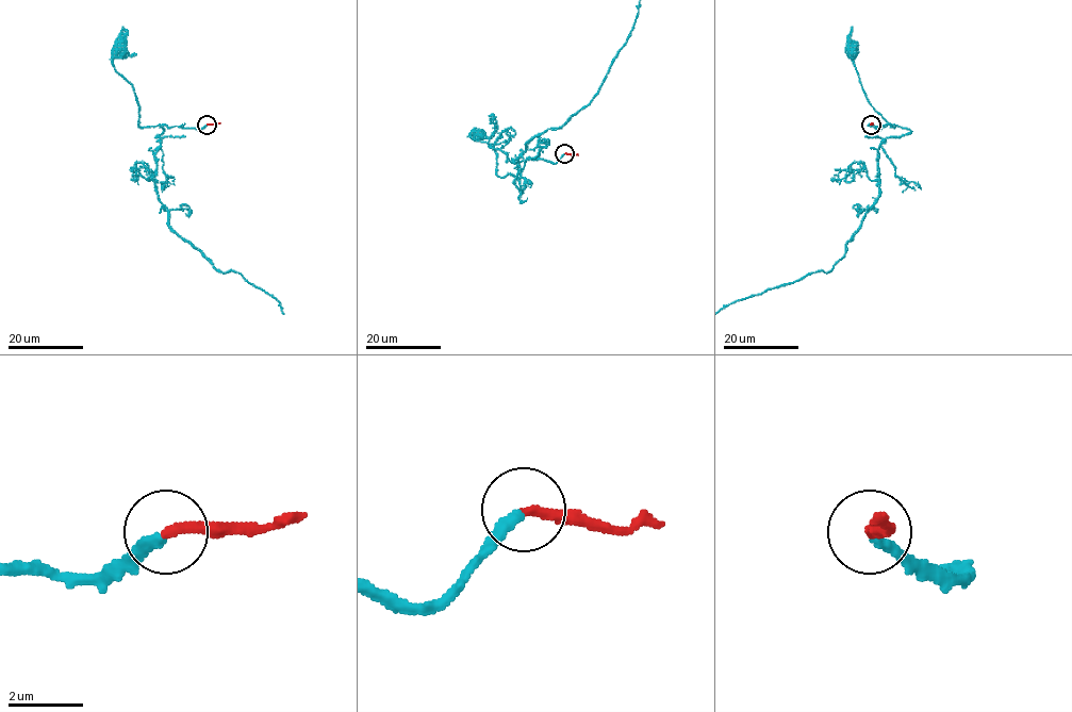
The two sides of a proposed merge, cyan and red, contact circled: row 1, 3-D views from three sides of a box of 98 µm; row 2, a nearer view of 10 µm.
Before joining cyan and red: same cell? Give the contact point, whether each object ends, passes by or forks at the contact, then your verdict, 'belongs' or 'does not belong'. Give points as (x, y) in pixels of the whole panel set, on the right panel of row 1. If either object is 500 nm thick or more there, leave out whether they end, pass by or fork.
(871, 125) | cyan ends | red ends | belongs

